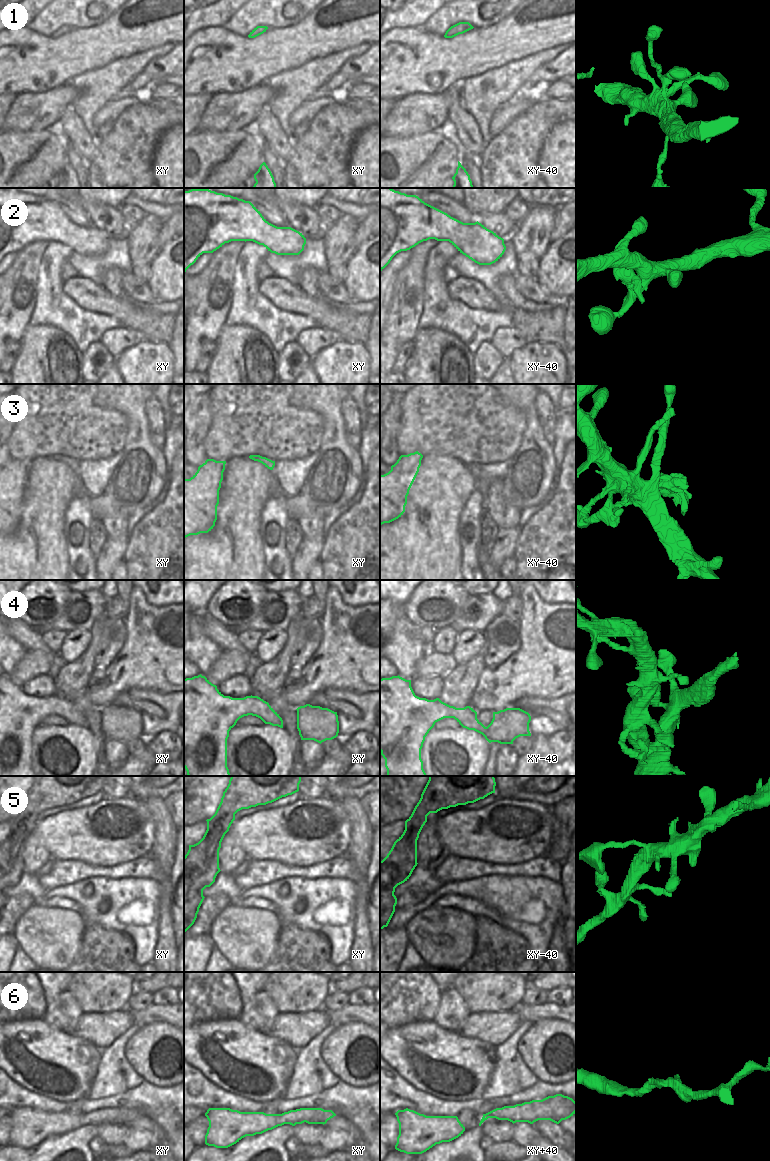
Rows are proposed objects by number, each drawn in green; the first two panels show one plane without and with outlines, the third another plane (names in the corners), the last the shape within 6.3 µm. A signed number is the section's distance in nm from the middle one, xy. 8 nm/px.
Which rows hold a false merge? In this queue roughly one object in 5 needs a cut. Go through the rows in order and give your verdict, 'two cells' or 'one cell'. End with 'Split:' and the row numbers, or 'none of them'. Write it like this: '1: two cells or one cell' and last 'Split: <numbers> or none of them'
1: one cell
2: one cell
3: one cell
4: one cell
5: one cell
6: one cell
Split: none of them

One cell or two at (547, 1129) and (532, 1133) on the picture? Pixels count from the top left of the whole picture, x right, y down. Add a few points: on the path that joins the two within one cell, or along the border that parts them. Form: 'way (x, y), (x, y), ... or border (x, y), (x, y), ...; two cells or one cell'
border (532, 1124), (539, 1133); two cells

